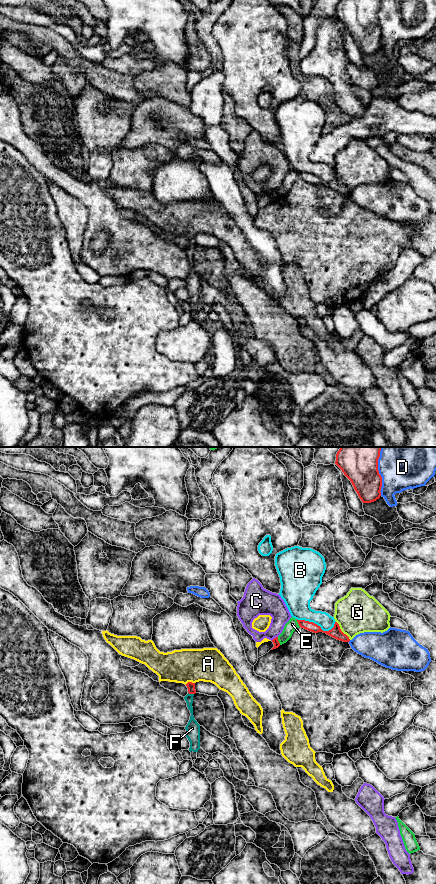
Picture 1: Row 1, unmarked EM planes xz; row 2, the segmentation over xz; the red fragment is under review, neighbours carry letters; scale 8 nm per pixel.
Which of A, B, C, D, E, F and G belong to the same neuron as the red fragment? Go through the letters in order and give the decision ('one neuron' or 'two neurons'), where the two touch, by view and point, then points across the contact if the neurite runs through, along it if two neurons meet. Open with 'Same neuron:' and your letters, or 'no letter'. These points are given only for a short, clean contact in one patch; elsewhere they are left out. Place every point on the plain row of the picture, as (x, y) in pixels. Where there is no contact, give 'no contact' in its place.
Same neuron: F
A: two neurons; contact xz (189, 234)
B: two neurons; contact xz (316, 176); border xz (296, 170), (312, 173), (323, 182), (329, 182), (335, 175)
C: two neurons; contact xz (274, 190)
D: two neurons; contact xz (378, 24)
E: two neurons; contact xz (298, 175)
F: one neuron; contact xz (191, 245); way xz (191, 238), (191, 245), (189, 258), (192, 276)
G: two neurons; contact xz (340, 182)

